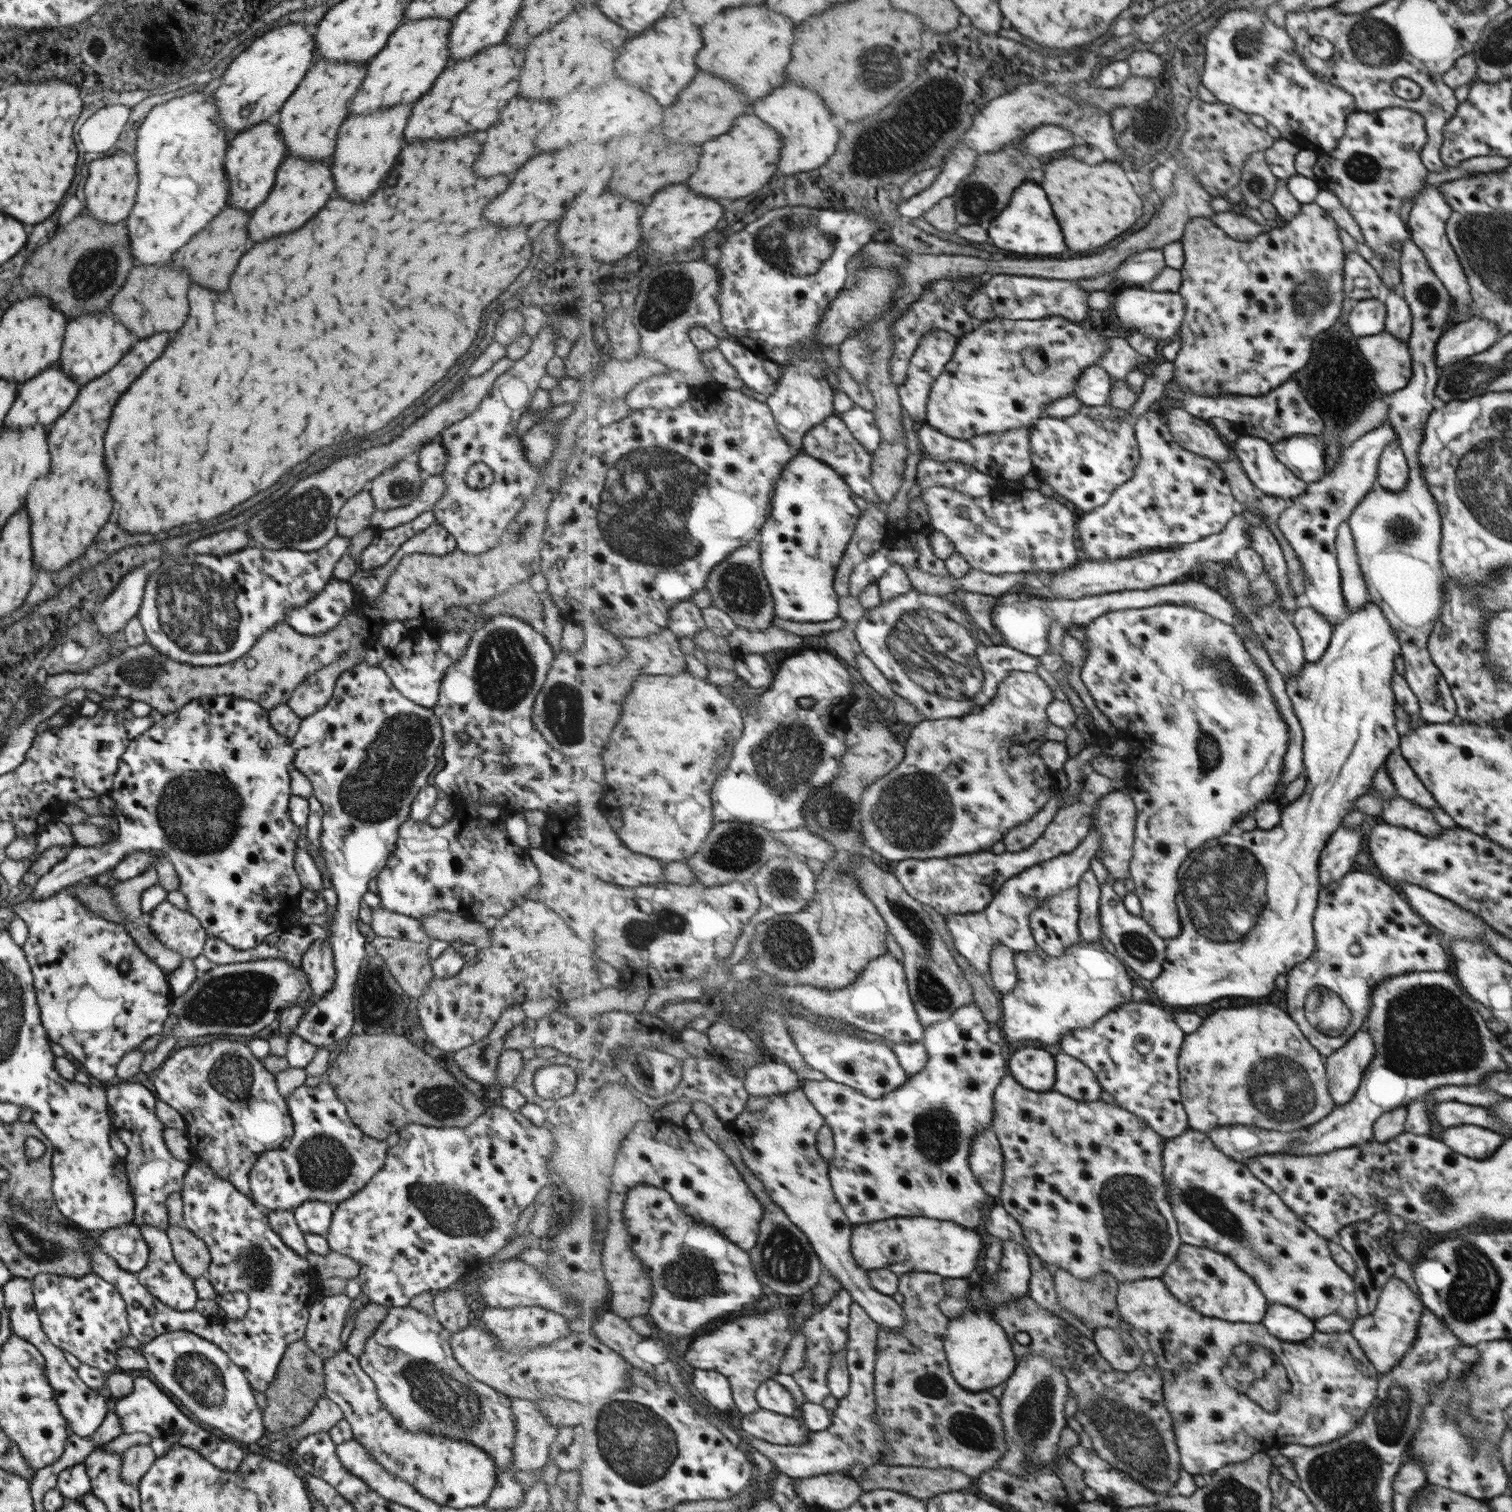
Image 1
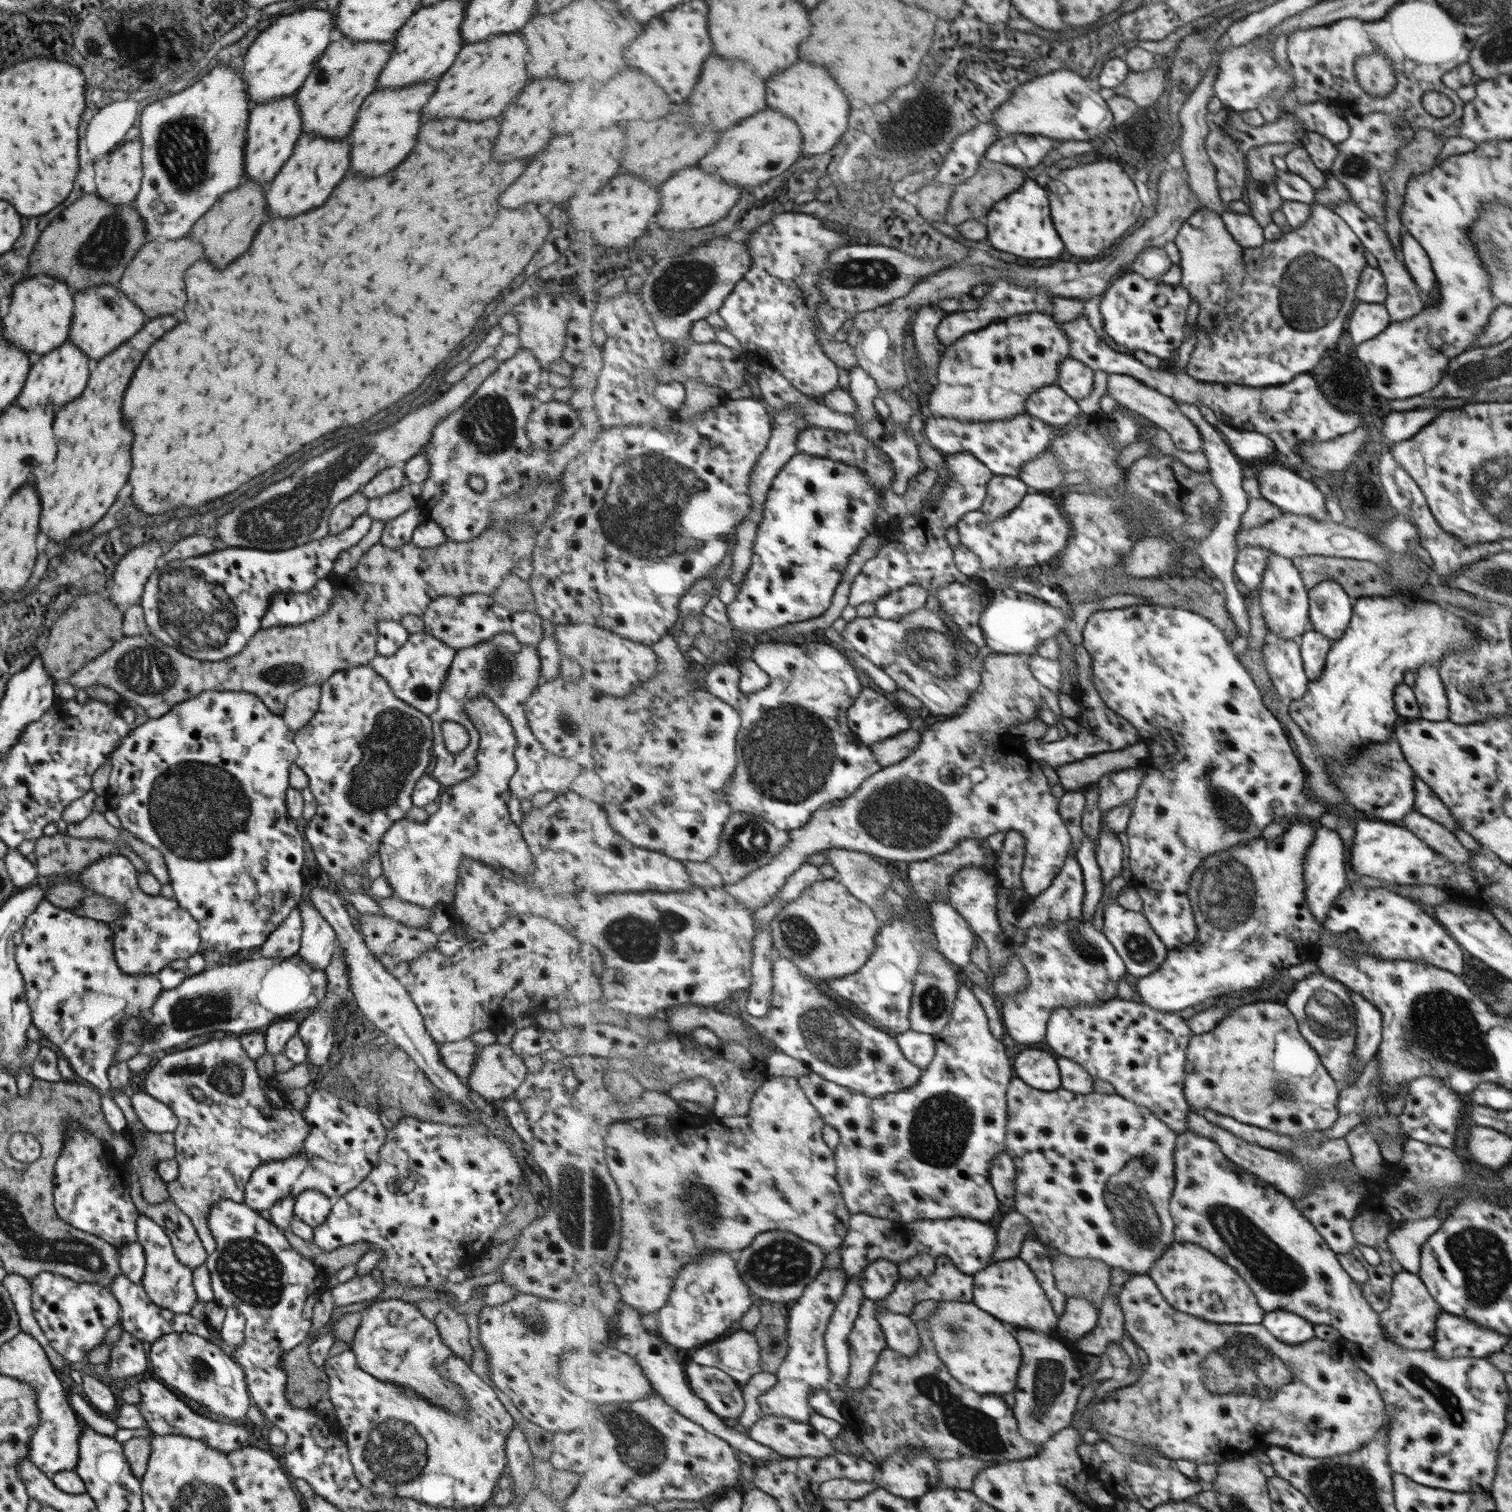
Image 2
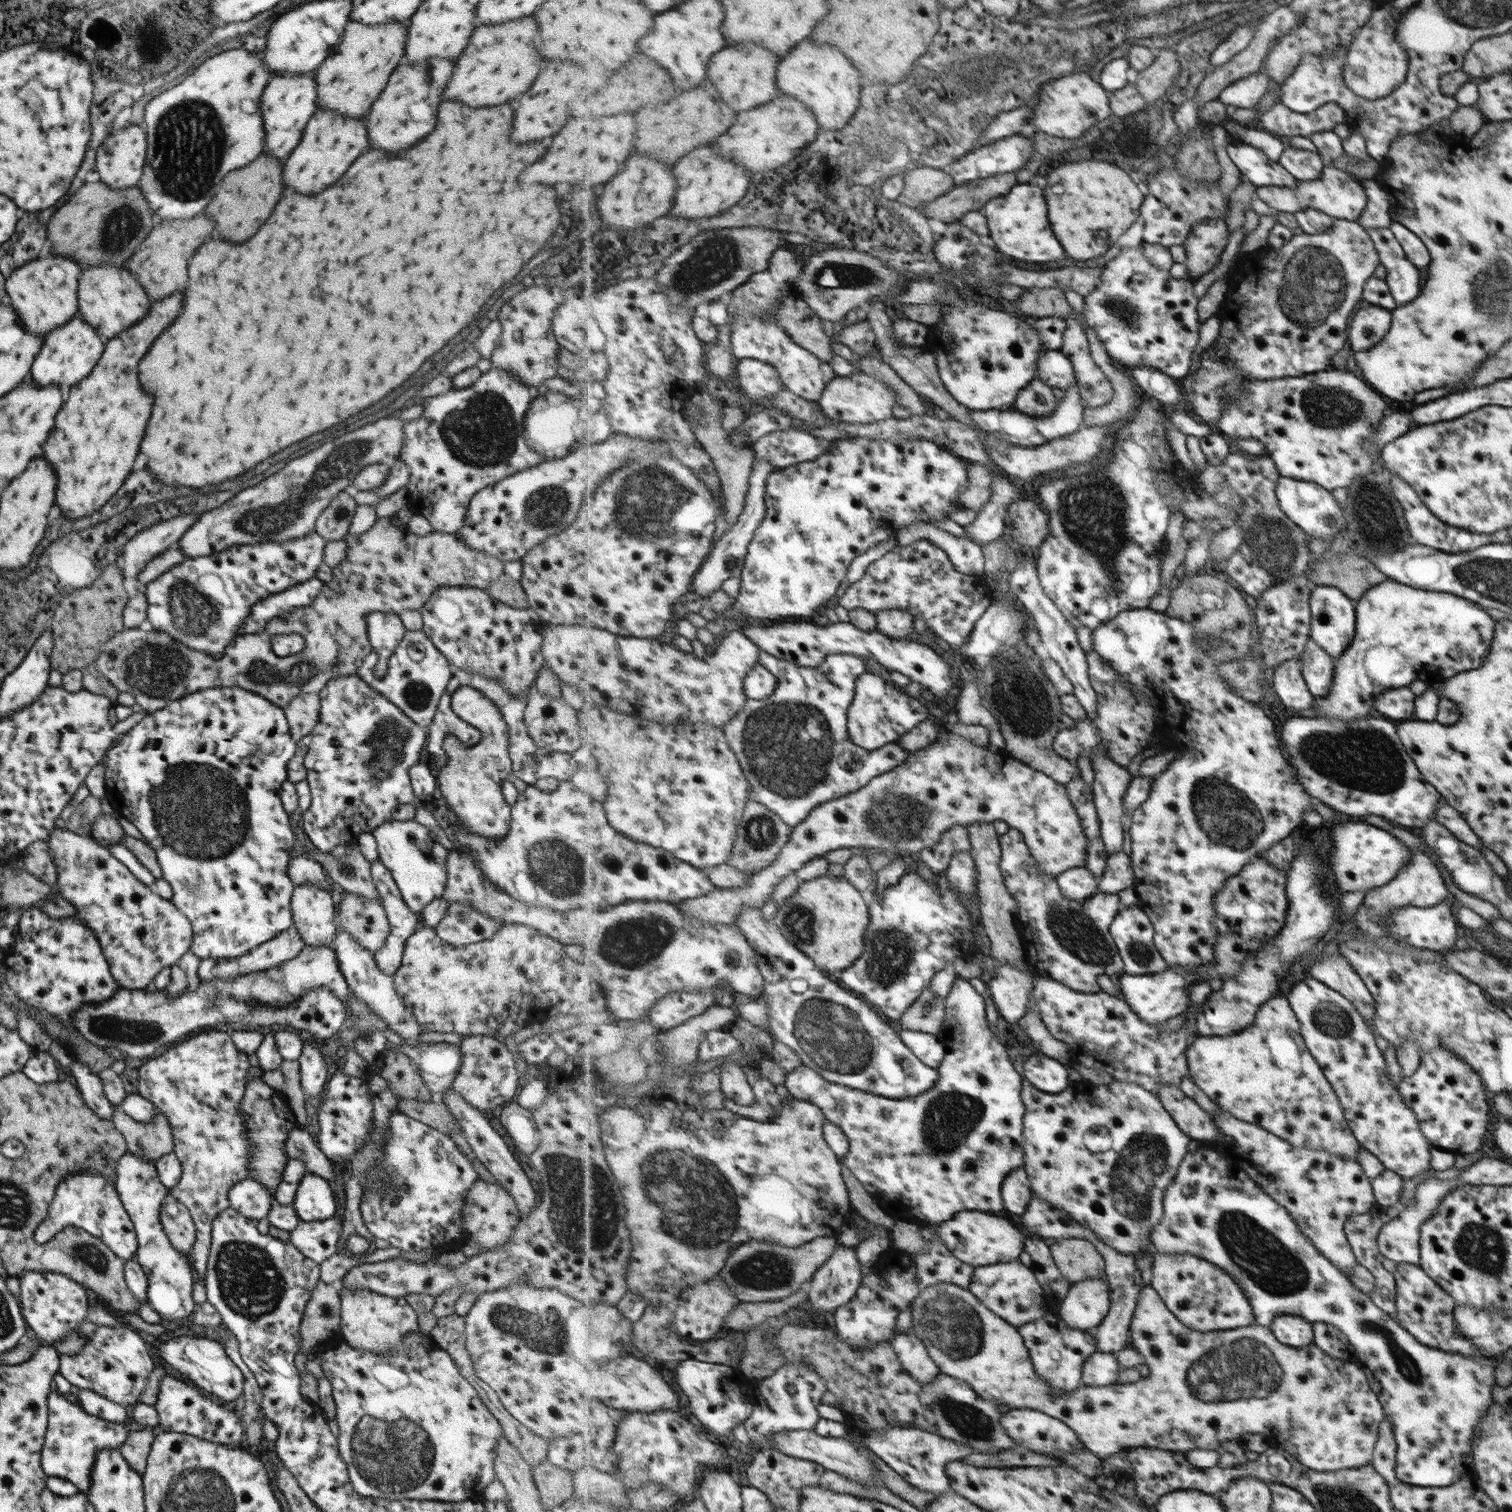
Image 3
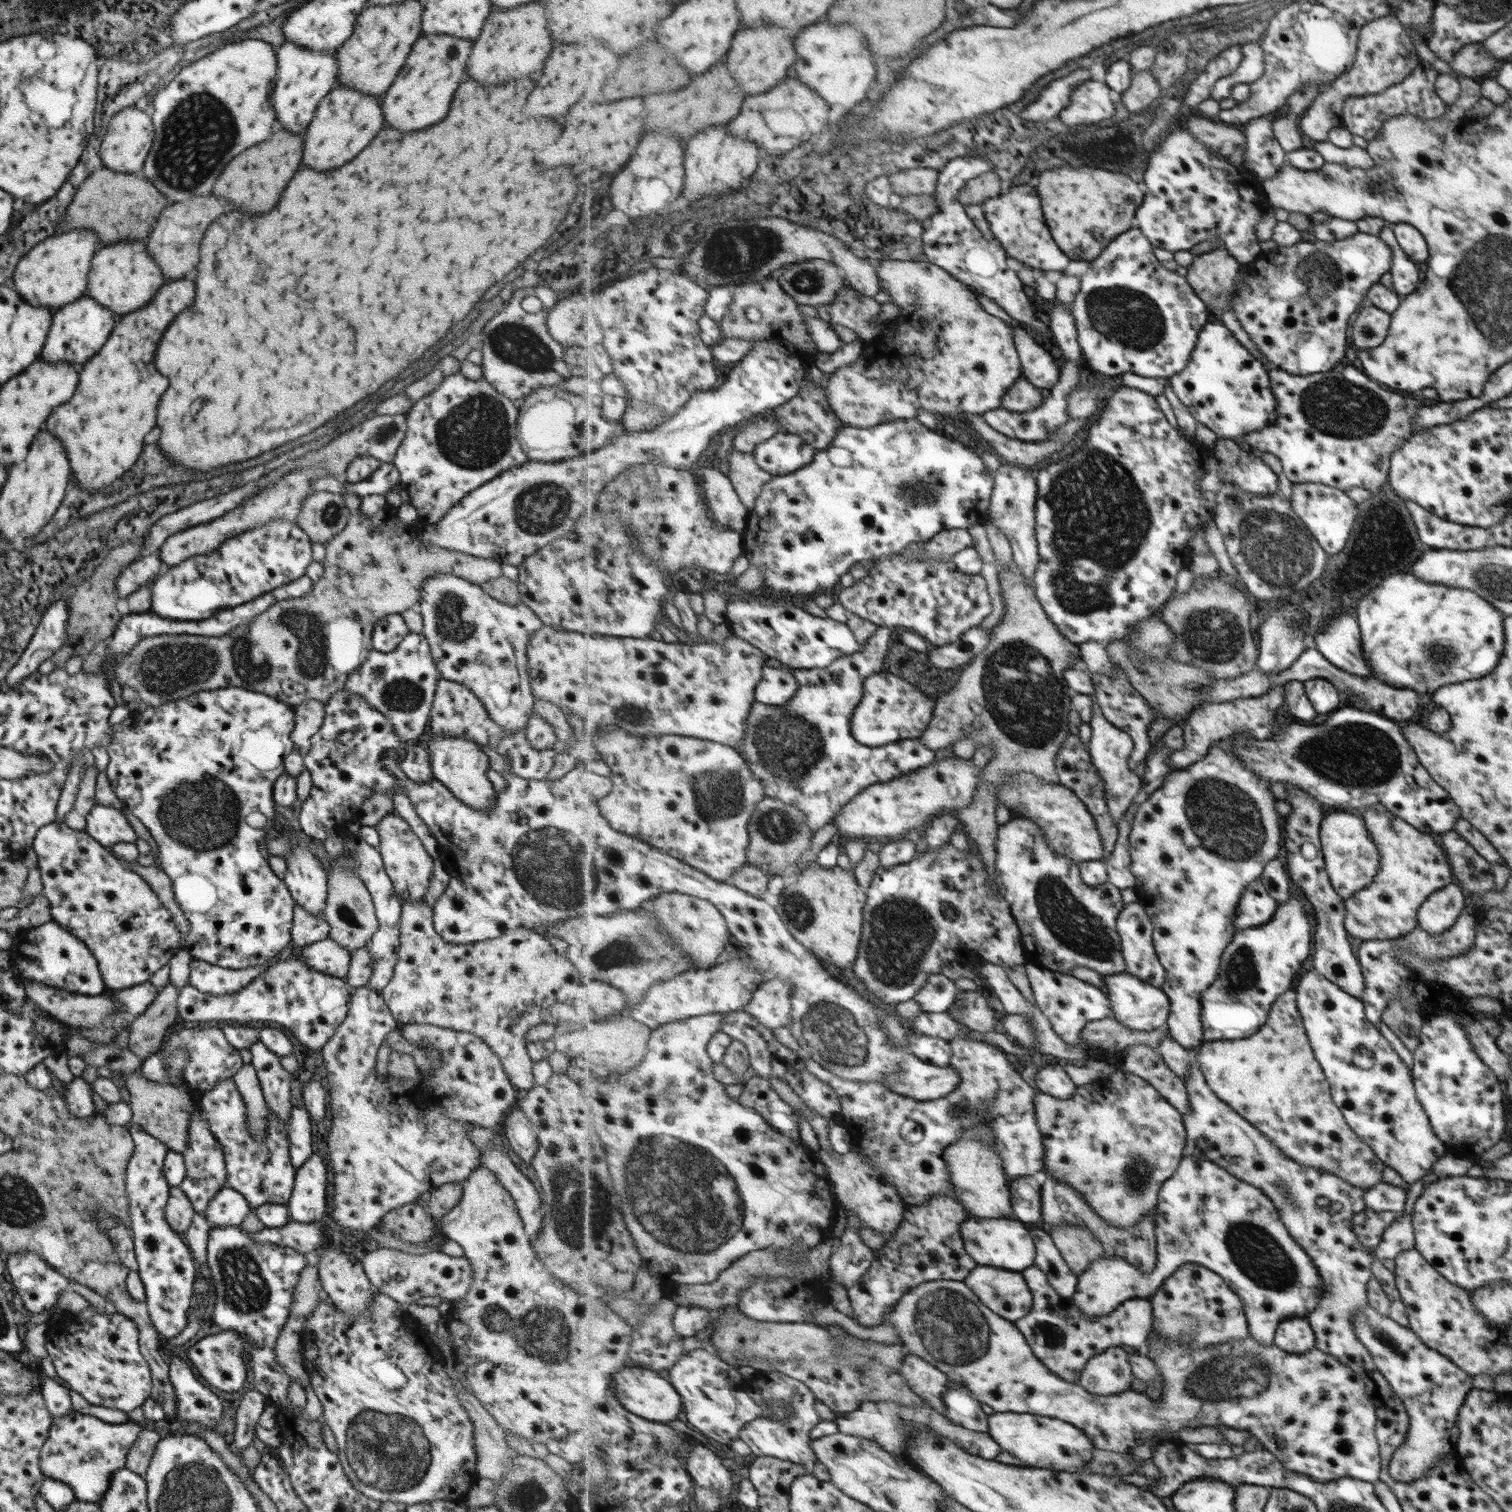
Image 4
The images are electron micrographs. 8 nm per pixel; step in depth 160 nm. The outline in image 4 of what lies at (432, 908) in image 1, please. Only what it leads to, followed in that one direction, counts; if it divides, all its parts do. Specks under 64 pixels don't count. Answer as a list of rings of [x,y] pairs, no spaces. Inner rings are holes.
[[[430,734],[427,748],[430,752],[432,775],[447,787],[454,798],[457,798],[465,806],[473,808],[473,810],[485,810],[485,812],[493,810],[495,790],[485,776],[488,760],[476,742],[449,735],[431,737]],[[395,812],[383,816],[373,827],[378,835],[378,852],[382,861],[384,872],[392,882],[394,892],[401,899],[408,901],[421,901],[424,895],[428,876],[433,870],[433,859],[423,845],[416,838],[416,835],[410,830],[403,818],[400,818]]]

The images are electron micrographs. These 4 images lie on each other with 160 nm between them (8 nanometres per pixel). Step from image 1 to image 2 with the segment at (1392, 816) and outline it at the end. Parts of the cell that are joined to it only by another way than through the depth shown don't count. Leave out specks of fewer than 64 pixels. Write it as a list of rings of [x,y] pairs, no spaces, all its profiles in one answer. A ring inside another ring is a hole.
[[[1417,811],[1407,814],[1399,823],[1413,835],[1418,836],[1431,850],[1439,852],[1445,859],[1457,865],[1469,865],[1469,851],[1443,826],[1419,814]]]

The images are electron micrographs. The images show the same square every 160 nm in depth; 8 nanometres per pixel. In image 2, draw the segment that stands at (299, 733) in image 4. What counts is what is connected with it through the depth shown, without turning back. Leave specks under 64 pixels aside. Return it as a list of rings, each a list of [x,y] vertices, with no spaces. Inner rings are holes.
[[[320,684],[299,688],[285,701],[284,709],[279,714],[291,732],[297,732],[318,710]]]

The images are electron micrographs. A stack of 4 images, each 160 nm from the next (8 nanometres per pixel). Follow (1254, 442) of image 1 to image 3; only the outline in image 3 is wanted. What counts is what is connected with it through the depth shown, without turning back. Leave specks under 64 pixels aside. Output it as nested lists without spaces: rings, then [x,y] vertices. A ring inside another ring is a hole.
[[[1281,476],[1276,481],[1276,497],[1280,507],[1287,513],[1291,522],[1310,535],[1310,538],[1333,538],[1343,526],[1343,514],[1330,491],[1314,482]]]

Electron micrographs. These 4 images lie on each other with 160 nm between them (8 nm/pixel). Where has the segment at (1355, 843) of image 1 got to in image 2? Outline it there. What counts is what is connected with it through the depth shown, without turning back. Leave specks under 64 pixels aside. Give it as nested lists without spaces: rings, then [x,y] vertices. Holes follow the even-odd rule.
[[[1319,827],[1303,856],[1304,901],[1315,922],[1322,925],[1335,897],[1347,886],[1343,841],[1334,830]]]

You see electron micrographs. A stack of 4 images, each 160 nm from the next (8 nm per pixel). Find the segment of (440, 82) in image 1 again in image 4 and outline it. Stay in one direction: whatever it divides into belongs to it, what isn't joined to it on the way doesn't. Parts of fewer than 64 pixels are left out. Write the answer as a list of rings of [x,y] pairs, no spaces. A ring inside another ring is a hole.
[[[529,2],[527,6],[517,6],[511,10],[492,8],[484,21],[481,34],[473,42],[471,56],[467,60],[467,74],[483,84],[499,84],[513,78],[529,76],[535,70],[541,70],[545,56],[551,48],[551,38],[545,30],[545,12],[543,4]],[[499,22],[499,26],[497,26]],[[493,46],[493,48],[491,48]]]

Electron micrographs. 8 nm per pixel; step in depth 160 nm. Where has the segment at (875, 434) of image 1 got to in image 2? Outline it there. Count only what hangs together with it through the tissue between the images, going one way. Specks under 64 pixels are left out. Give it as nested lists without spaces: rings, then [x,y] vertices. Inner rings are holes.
[[[857,365],[850,371],[850,394],[858,402],[858,412],[853,416],[860,425],[878,419],[877,410],[873,406],[873,401],[880,397],[877,382],[869,376],[869,373],[861,366]]]

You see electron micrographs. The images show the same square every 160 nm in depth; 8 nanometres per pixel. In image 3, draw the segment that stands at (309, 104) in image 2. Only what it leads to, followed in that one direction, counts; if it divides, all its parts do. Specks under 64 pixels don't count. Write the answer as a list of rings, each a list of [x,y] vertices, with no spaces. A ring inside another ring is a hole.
[[[349,20],[344,26],[338,44],[334,46],[334,49],[314,71],[316,108],[331,109],[344,117],[364,118],[370,109],[371,103],[387,84],[390,74],[403,60],[407,29],[407,22],[384,22],[368,25]]]

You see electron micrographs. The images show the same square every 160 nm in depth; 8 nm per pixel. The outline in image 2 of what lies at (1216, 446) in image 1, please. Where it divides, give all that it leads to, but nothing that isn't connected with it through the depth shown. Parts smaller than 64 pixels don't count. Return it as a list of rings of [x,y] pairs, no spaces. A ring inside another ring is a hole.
[[[1109,375],[1109,390],[1106,393],[1119,400],[1124,408],[1137,411],[1141,416],[1150,418],[1157,427],[1163,428],[1178,450],[1189,453],[1203,450],[1201,431],[1191,419],[1181,412],[1174,398],[1164,396],[1161,392],[1146,386],[1141,380],[1126,375]]]

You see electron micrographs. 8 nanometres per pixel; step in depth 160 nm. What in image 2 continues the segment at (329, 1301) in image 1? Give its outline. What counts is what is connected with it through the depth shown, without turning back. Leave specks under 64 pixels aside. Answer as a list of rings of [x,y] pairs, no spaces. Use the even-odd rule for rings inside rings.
[[[371,1273],[363,1276],[354,1275],[347,1282],[341,1282],[331,1289],[333,1299],[333,1309],[340,1311],[343,1306],[361,1301],[371,1300],[383,1291],[384,1286],[381,1282],[375,1282]]]

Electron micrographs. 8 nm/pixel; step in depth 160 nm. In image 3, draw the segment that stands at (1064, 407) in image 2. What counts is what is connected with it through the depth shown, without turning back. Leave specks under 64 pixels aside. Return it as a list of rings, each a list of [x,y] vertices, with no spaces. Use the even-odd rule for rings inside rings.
[[[1035,379],[1015,399],[1014,408],[1031,416],[1051,416],[1061,400],[1055,396],[1053,389],[1040,379]]]

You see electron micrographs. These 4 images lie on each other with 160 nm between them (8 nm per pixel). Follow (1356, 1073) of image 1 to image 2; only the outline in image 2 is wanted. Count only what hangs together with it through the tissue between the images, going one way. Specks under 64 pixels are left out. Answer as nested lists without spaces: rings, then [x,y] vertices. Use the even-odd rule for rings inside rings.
[[[1348,990],[1352,1008],[1355,1014],[1352,1016],[1358,1030],[1358,1040],[1356,1040],[1353,1072],[1362,1072],[1362,1066],[1370,1061],[1378,1052],[1380,1042],[1380,1012],[1359,994]]]

